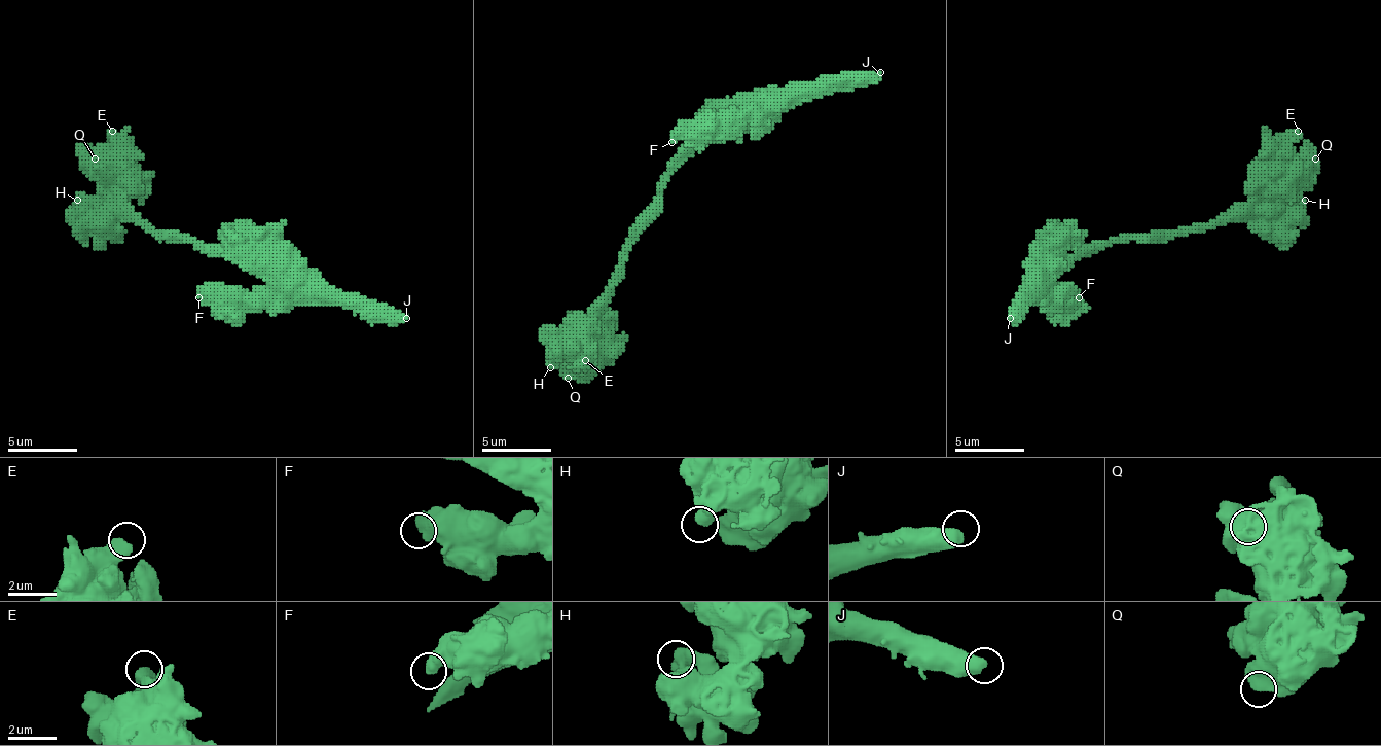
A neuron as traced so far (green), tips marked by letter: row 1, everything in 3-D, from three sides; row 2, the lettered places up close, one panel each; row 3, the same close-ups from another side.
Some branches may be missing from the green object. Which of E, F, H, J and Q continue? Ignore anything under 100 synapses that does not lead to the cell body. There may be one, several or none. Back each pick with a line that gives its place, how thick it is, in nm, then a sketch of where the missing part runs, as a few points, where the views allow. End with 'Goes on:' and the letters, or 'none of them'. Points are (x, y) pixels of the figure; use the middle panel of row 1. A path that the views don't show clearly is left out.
J: Place: (880, 72). Thickness 600 nm
Goes on: J

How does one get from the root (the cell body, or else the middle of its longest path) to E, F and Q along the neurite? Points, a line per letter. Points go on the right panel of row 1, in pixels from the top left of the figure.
E: (1045, 277), (1061, 262), (1114, 242), (1169, 238), (1232, 217), (1298, 131)
F: (1045, 277), (1061, 293), (1076, 293), (1079, 297)
Q: (1045, 277), (1061, 262), (1114, 242), (1169, 238), (1200, 224), (1218, 224), (1260, 197), (1277, 197), (1315, 158)

